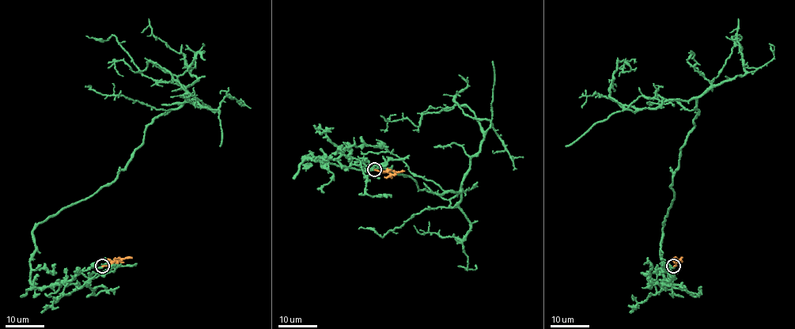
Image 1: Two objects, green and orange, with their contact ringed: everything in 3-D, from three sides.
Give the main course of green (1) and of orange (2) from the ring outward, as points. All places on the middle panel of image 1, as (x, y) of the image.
1: (375, 169), (302, 158), (435, 193), (459, 190), (483, 138), (466, 105), (416, 126), (395, 114)
2: (375, 169), (404, 171)

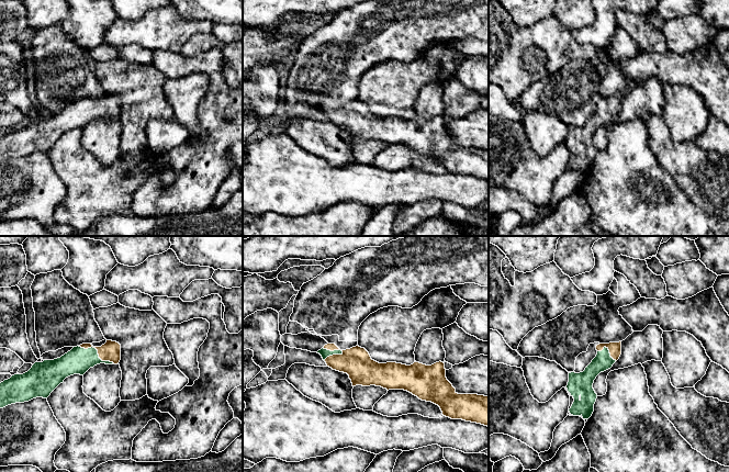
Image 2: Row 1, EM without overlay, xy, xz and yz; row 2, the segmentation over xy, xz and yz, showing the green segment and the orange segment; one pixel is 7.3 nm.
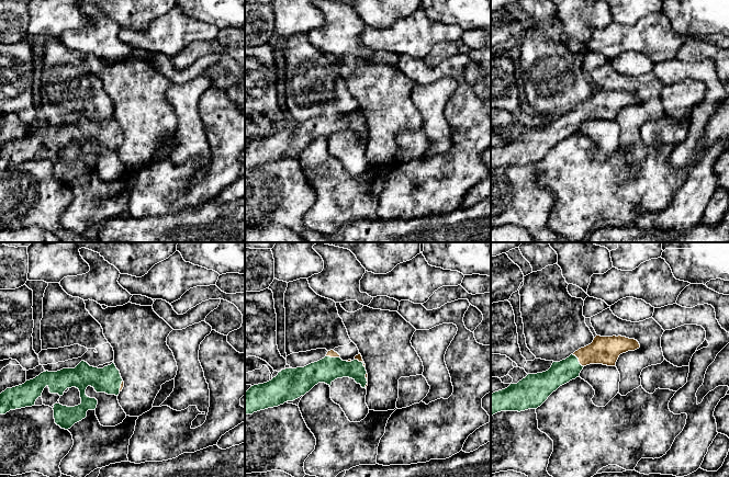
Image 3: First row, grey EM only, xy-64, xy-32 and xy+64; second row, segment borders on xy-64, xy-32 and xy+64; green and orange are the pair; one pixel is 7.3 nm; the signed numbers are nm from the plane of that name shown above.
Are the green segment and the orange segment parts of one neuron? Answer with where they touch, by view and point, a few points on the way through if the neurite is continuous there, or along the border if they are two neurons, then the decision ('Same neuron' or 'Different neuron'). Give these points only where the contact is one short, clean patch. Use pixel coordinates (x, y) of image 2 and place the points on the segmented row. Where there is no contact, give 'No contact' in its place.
Touches green at xy (97, 351). Path across: xy (78, 360), (97, 351), (110, 351). Same neuron

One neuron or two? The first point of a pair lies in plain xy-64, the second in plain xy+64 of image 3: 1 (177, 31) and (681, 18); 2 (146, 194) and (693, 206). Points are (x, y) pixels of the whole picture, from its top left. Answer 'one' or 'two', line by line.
1: two
2: one

